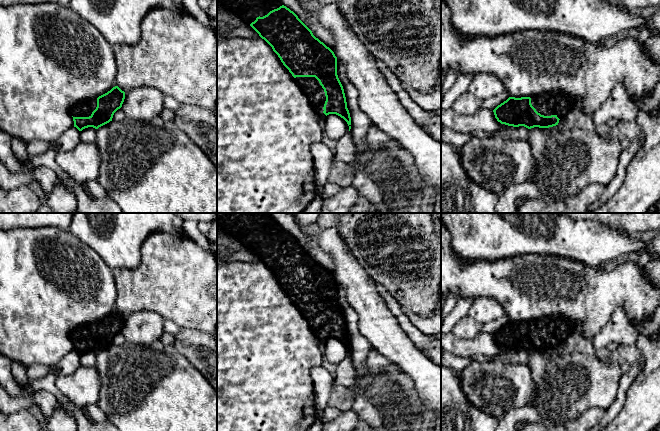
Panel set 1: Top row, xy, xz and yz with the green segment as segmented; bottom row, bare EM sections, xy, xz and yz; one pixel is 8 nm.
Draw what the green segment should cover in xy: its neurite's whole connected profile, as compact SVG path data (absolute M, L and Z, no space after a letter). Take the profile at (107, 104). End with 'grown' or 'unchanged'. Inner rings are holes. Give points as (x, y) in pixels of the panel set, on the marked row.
M115 86L101 96L76 104L71 109L74 127L82 131L88 127L98 129L109 123L114 113L122 107L124 99L125 92Z; grown

